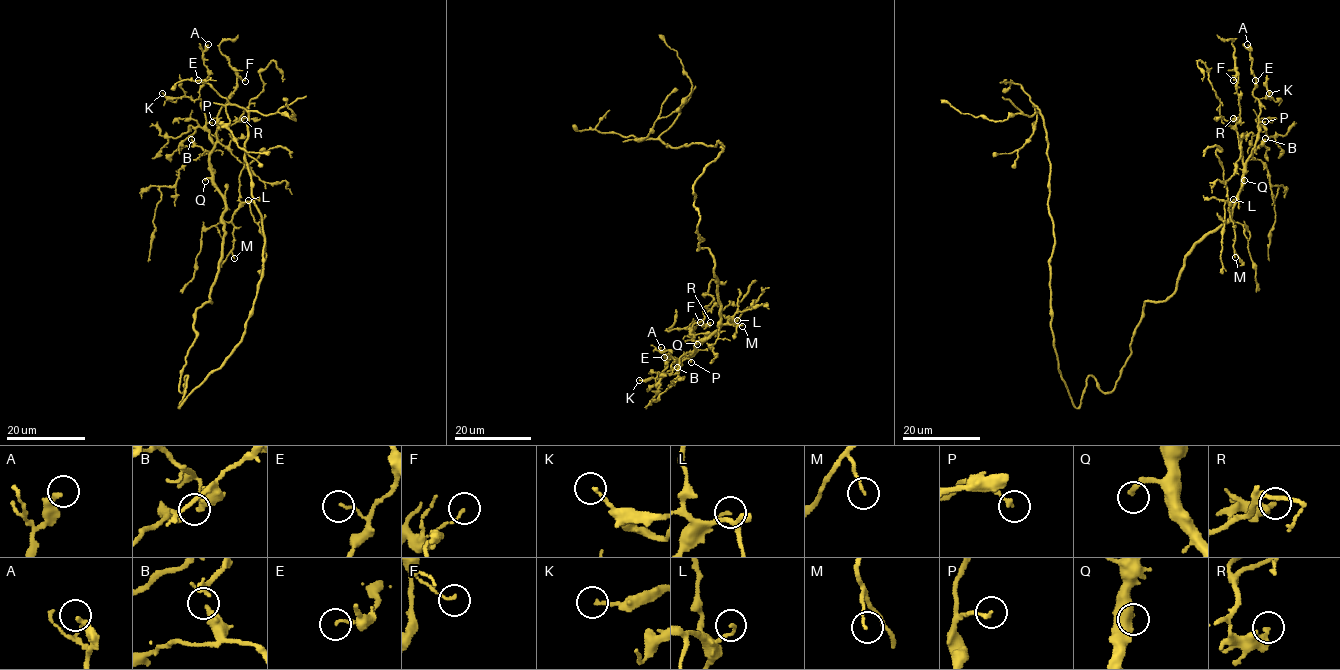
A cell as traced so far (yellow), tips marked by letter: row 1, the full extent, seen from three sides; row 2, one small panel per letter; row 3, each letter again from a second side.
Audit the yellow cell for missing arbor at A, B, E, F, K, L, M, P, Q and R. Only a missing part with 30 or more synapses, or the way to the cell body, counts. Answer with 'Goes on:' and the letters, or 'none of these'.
Goes on: Q

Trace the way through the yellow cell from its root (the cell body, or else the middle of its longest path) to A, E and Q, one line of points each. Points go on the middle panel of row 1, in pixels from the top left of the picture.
A: (695, 202), (698, 249), (707, 248), (714, 263), (719, 327), (679, 360), (661, 347)
E: (695, 202), (698, 249), (707, 248), (714, 263), (719, 327), (695, 344), (697, 352), (664, 357)
Q: (695, 202), (698, 249), (707, 248), (713, 257), (721, 318), (697, 344)

